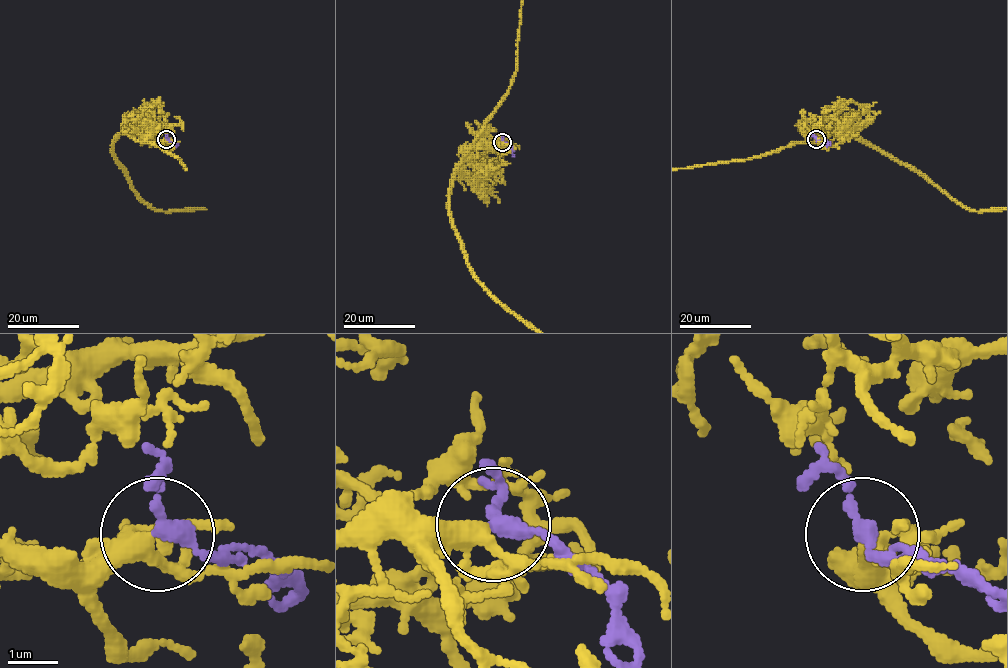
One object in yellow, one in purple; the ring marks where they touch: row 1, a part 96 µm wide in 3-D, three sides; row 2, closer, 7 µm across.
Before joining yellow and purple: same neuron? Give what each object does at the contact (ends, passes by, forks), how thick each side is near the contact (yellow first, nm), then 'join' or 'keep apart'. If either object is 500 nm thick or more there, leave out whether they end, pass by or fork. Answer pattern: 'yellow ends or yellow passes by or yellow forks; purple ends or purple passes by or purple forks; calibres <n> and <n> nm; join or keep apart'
yellow forks; purple passes by; calibres 280 and 260 nm; join

